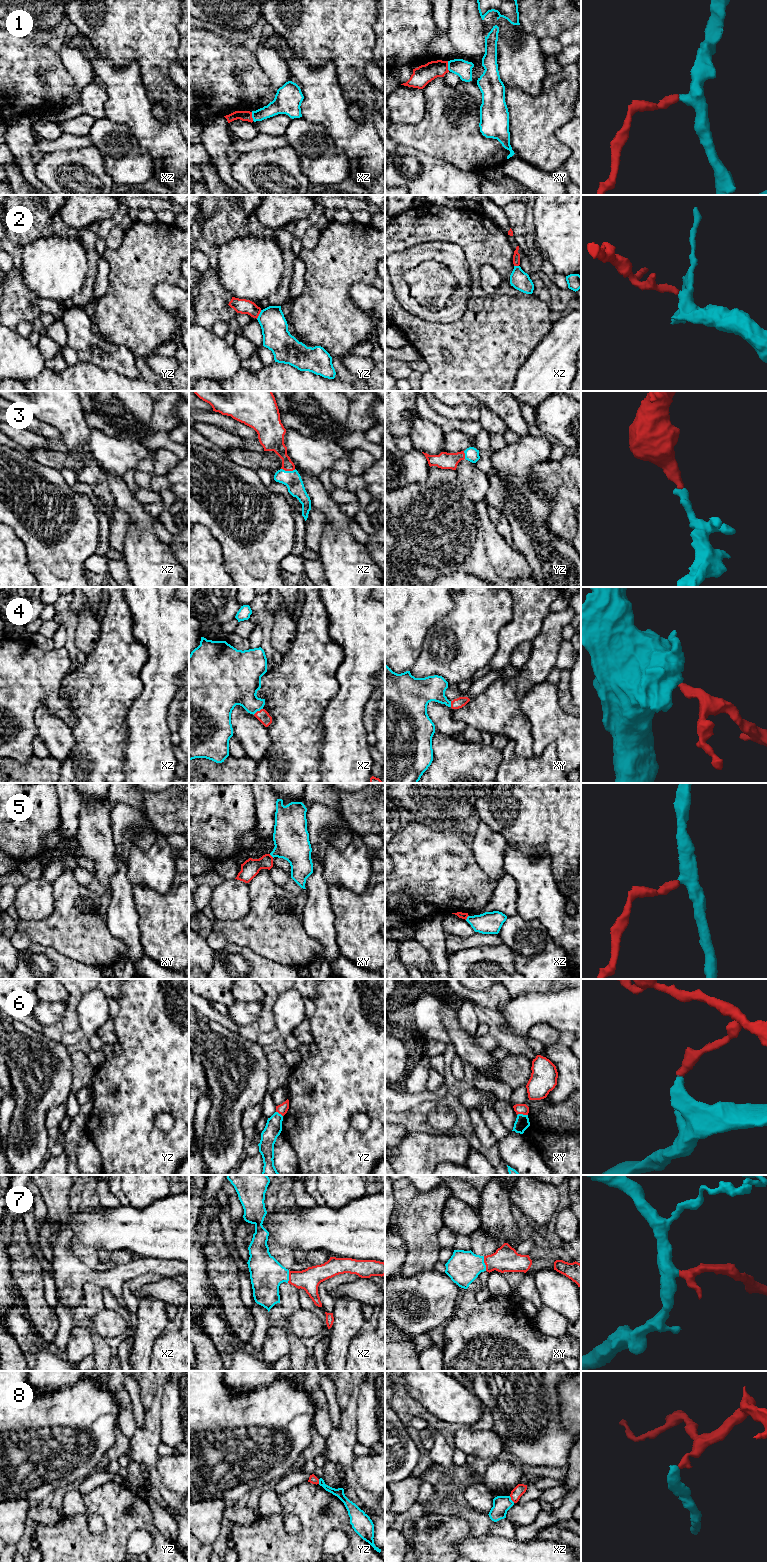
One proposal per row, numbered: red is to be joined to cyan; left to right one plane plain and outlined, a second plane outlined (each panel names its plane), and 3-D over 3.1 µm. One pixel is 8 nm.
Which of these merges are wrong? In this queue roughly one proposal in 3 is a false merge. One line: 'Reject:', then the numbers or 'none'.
Reject: 1, 2, 5, 6, 8

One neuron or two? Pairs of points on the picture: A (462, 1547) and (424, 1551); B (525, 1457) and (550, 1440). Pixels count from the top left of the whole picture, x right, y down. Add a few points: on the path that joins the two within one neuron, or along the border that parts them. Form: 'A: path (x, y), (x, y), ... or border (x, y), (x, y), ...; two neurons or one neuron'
A: border (471, 1535), (457, 1542), (457, 1551); two neurons
B: path (531, 1451), (537, 1445), (544, 1442); one neuron

